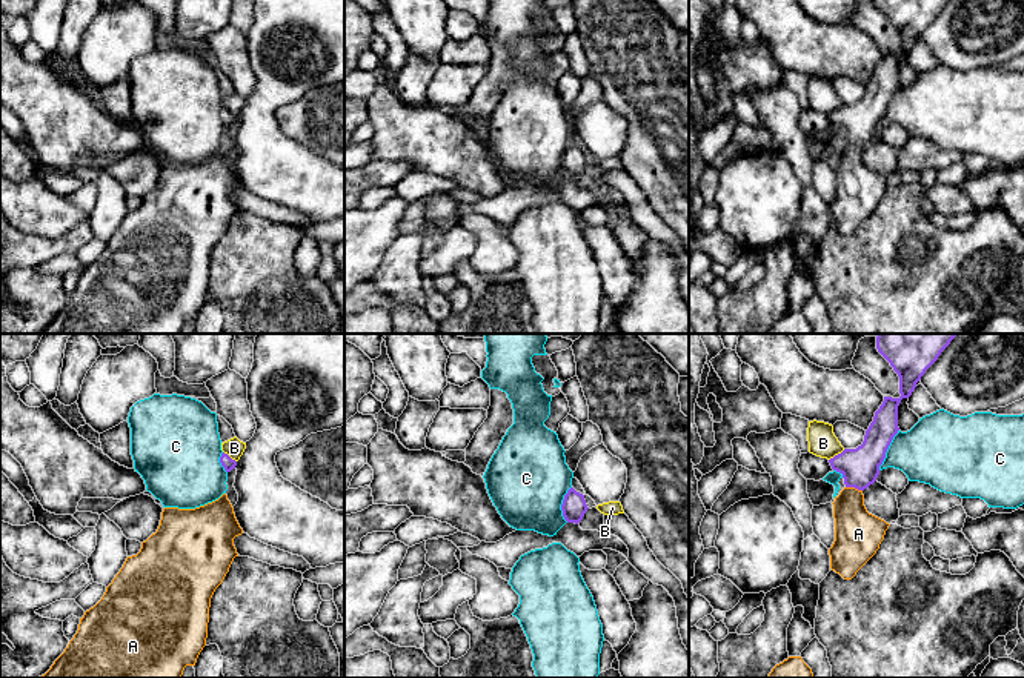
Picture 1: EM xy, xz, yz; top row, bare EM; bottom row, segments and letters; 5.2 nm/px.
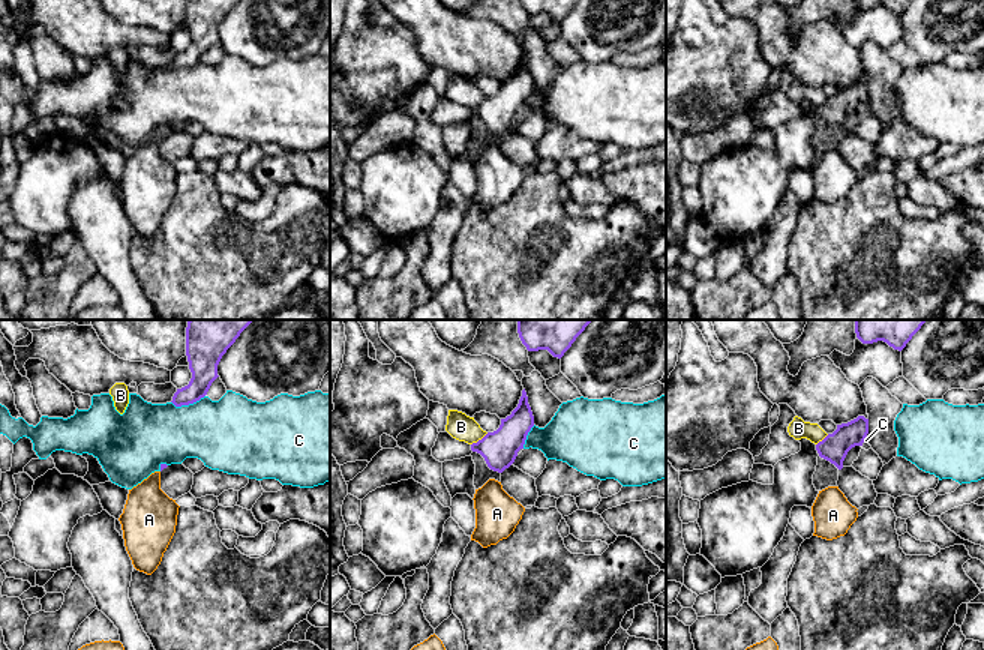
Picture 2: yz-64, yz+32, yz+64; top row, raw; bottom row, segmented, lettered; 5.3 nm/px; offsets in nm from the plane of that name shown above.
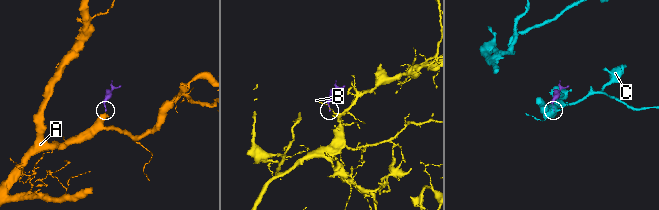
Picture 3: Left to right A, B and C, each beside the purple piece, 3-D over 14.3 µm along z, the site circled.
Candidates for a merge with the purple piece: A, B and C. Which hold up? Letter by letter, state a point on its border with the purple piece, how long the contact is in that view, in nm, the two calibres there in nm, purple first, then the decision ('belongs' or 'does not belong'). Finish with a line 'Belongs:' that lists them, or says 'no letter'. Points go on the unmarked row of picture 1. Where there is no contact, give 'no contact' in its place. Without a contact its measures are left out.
A: yz (854, 142) | 90 nm | 200/260 nm | belongs
B: yz (838, 109) | 110 nm | 200/150 nm | does not belong
C: yz (887, 103) | 240 nm | 200/360 nm | does not belong
Belongs: A

